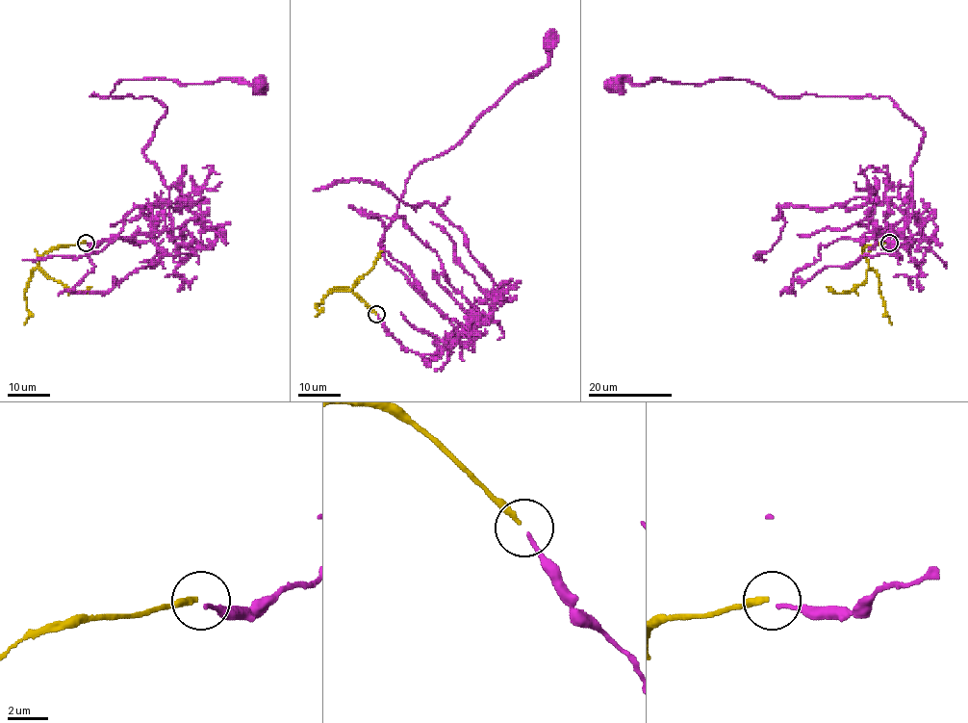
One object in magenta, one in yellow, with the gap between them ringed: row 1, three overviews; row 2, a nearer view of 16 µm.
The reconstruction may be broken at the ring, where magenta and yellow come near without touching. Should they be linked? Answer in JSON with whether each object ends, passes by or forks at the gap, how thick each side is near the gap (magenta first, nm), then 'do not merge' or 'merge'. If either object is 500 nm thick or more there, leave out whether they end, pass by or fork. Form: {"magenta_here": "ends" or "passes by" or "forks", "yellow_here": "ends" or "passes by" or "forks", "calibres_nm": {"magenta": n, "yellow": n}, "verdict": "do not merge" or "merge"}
{"magenta_here": "ends", "yellow_here": "ends", "calibres_nm": {"magenta": 220, "yellow": 280}, "verdict": "do not merge"}

